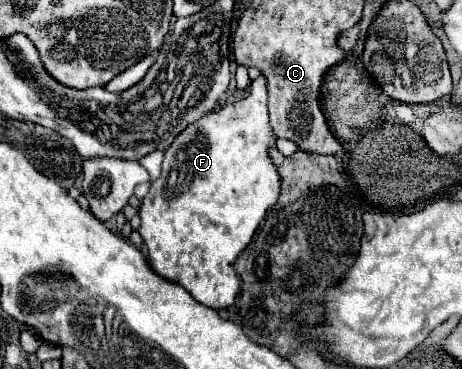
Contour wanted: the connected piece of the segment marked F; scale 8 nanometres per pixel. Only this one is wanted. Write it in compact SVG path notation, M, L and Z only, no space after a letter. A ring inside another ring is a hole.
M259 76L251 82L249 94L243 100L203 114L199 122L189 124L177 136L177 140L165 150L159 180L151 182L151 190L139 208L139 234L145 240L153 270L163 278L181 284L197 302L215 310L227 308L235 302L239 290L235 258L251 242L253 232L267 210L277 204L281 176L269 156L269 148L275 148L275 142L277 138L267 116L265 78Z

